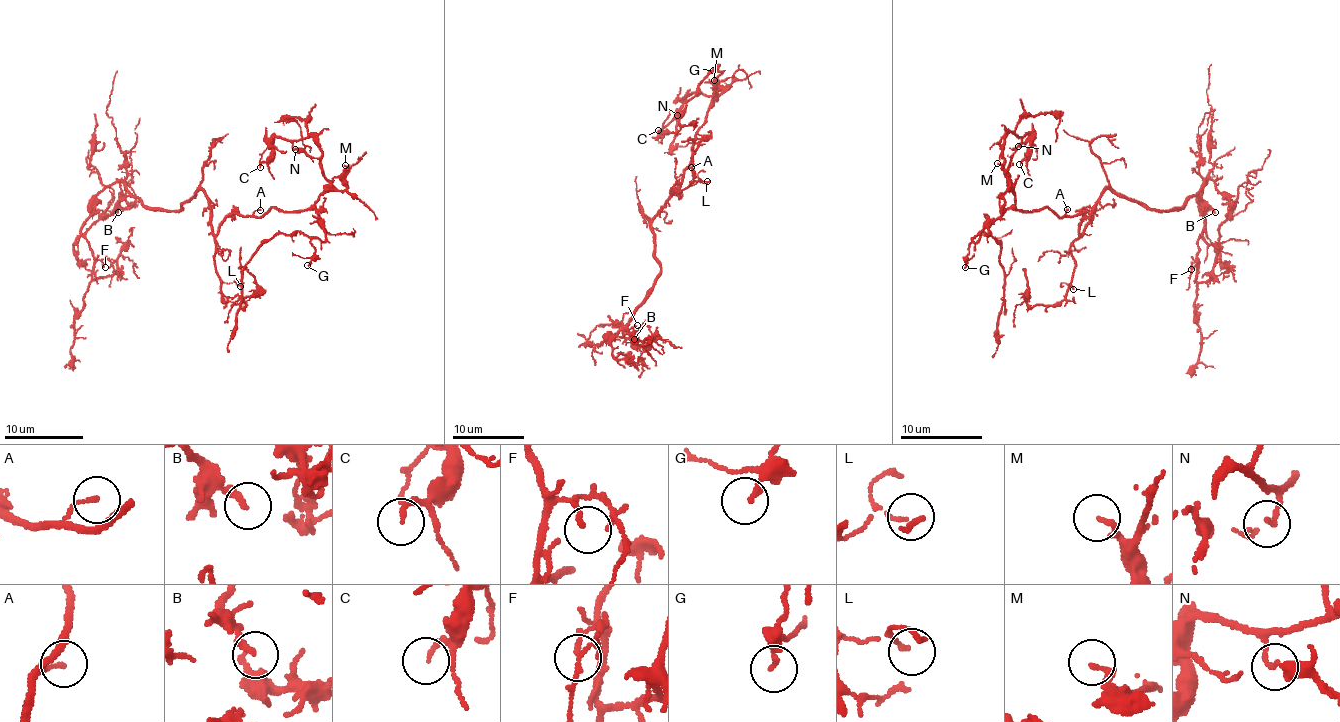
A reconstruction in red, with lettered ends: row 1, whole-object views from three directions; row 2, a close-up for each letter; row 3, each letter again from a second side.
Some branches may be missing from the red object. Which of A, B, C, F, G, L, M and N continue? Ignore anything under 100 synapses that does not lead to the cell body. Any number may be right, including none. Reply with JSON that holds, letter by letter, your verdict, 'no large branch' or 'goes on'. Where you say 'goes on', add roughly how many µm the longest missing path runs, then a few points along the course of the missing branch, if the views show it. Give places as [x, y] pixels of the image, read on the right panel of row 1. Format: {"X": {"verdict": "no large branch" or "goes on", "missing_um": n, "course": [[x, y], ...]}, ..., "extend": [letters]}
{"A": {"verdict": "no large branch"}, "B": {"verdict": "no large branch"}, "C": {"verdict": "no large branch"}, "F": {"verdict": "no large branch"}, "G": {"verdict": "no large branch"}, "L": {"verdict": "no large branch"}, "M": {"verdict": "no large branch"}, "N": {"verdict": "no large branch"}, "extend": []}

